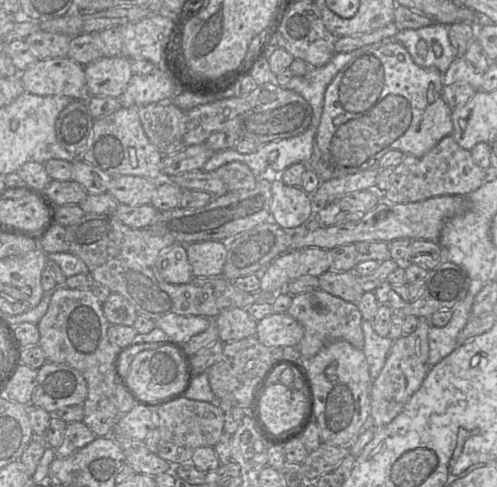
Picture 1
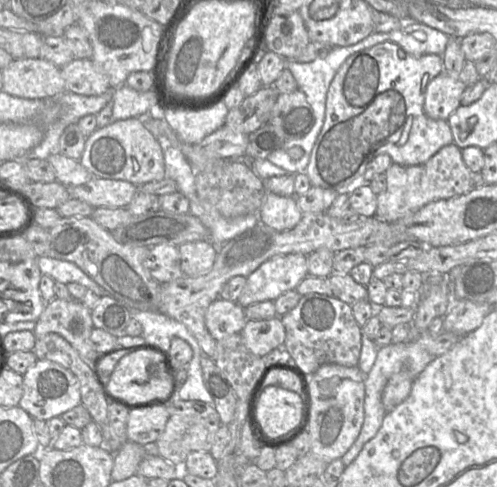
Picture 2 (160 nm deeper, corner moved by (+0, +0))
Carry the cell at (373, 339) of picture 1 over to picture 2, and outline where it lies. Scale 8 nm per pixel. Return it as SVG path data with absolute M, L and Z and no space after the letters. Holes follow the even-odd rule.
M425 331L421 332L421 335L415 341L391 343L378 348L373 340L362 333L358 368L365 374L364 421L357 438L340 458L345 467L354 461L362 447L364 447L364 444L371 440L380 429L386 414L382 404L382 393L390 377L397 372L405 371L409 373L412 379L416 379L433 358L435 358L429 353L429 342L432 338L432 334Z

